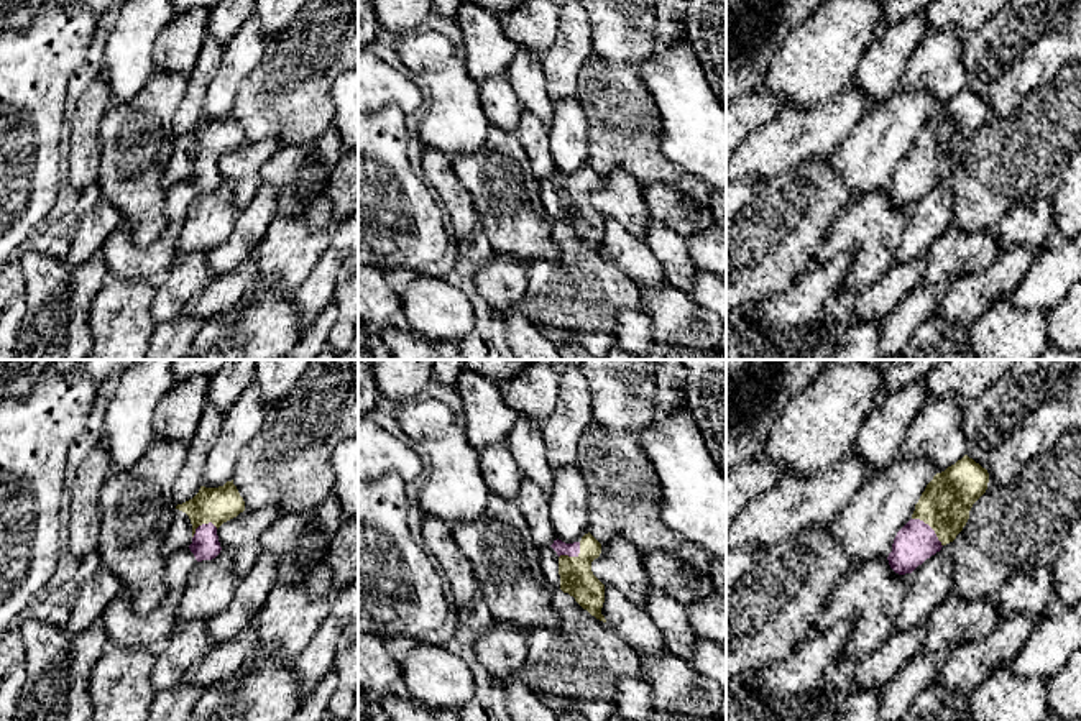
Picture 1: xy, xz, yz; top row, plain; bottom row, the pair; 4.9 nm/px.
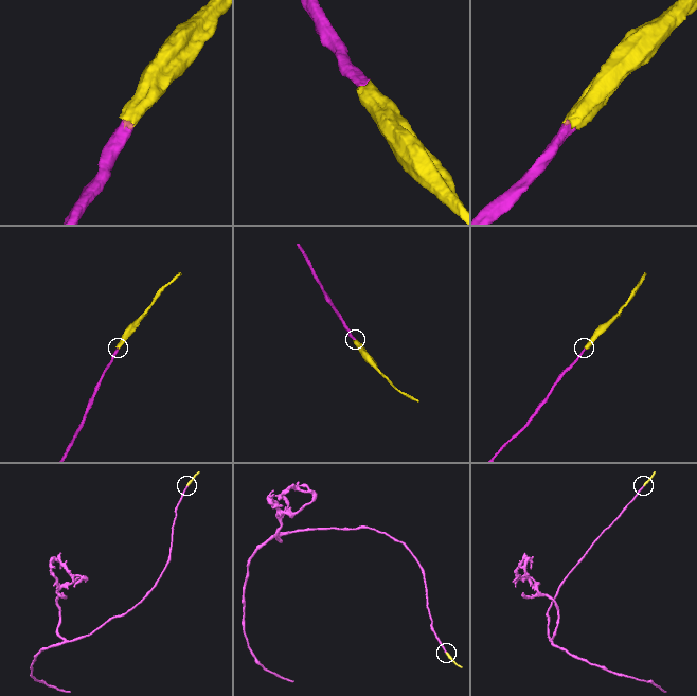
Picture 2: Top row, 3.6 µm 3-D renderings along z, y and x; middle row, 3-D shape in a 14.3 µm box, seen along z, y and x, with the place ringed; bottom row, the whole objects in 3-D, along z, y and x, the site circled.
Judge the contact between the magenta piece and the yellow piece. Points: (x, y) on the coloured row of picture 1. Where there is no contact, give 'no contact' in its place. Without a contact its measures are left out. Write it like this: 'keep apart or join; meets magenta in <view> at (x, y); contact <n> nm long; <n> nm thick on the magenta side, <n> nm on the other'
join; meets magenta in yz at (930, 528); contact 200 nm long; 200 nm thick on the magenta side, 240 nm on the other

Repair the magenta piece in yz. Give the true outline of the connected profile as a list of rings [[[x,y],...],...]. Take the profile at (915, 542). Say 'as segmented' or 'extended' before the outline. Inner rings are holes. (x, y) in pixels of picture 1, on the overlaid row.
extended | [[[964,455],[927,484],[912,519],[897,532],[887,560],[899,573],[912,573],[953,542],[969,519],[973,504],[986,493],[989,473]]]

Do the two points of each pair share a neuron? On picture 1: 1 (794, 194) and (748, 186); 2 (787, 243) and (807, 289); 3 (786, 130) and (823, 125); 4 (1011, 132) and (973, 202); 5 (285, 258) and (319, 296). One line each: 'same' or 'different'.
1: different
2: different
3: same
4: same
5: different

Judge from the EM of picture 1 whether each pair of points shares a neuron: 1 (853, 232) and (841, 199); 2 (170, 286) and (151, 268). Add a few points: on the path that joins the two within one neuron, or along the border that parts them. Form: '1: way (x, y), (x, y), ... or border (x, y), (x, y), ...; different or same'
1: border (850, 201), (833, 214); different
2: border (176, 260), (158, 276); different

